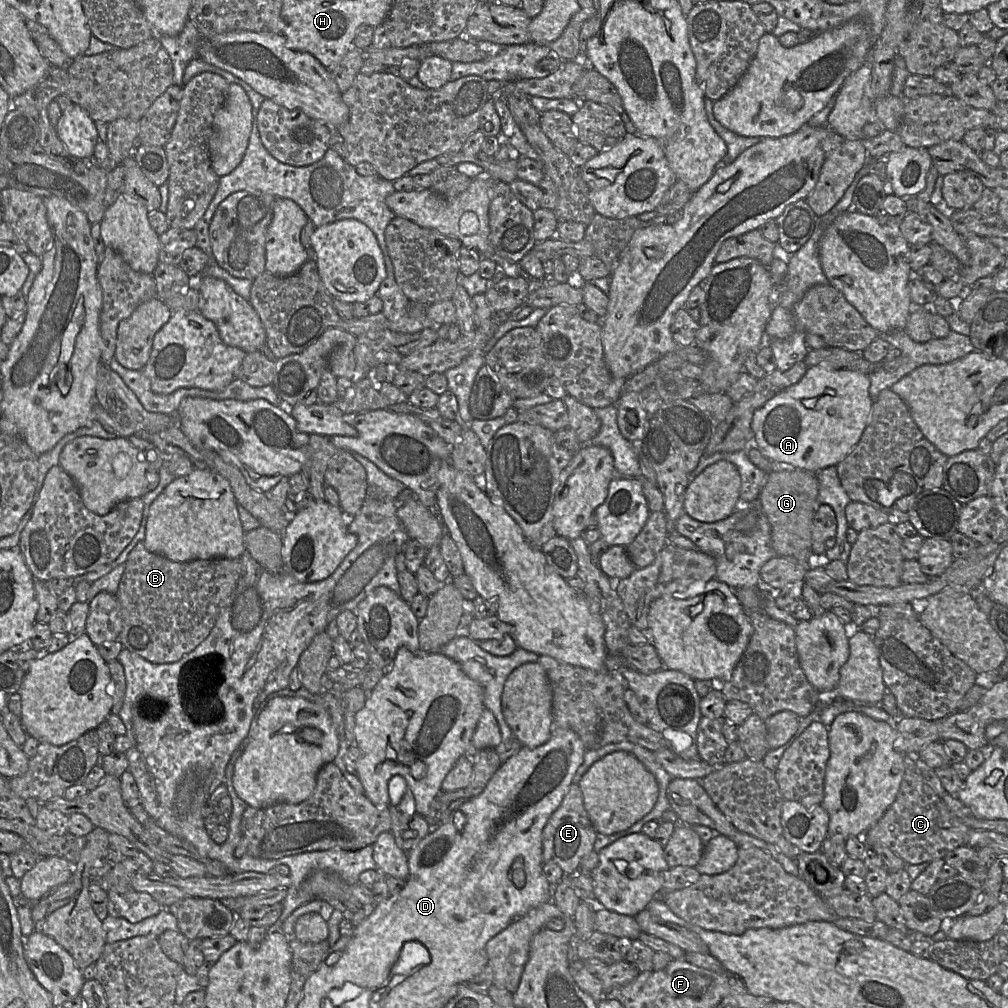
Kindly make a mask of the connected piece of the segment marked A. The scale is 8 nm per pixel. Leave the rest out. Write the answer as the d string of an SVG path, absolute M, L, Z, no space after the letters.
M823 366L807 368L799 382L776 394L754 412L753 446L778 468L797 468L818 472L841 462L859 442L868 424L873 402L869 394L870 377L849 369L831 369Z

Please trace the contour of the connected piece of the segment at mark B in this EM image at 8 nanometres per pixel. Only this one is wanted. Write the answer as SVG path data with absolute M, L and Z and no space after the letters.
M139 542L127 557L116 594L122 615L118 641L155 664L179 661L209 635L237 585L240 572L240 558L175 562L149 552Z

